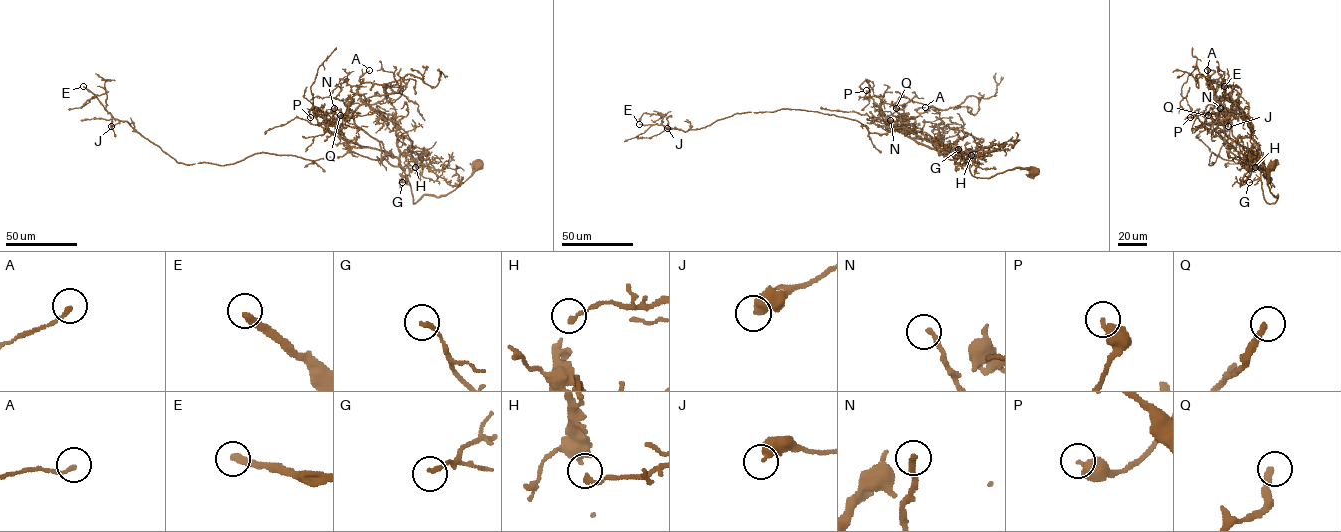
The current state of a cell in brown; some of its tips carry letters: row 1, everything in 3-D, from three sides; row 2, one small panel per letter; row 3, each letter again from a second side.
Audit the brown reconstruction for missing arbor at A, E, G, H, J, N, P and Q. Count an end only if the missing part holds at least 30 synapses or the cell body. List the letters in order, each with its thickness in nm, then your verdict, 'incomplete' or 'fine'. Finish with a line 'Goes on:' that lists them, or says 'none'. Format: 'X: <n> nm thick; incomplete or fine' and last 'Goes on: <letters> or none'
A: 170 nm thick; fine
E: 280 nm thick; incomplete
G: 180 nm thick; fine
H: 190 nm thick; fine
J: 460 nm thick; fine
N: 200 nm thick; fine
P: 420 nm thick; fine
Q: 300 nm thick; fine
Goes on: E

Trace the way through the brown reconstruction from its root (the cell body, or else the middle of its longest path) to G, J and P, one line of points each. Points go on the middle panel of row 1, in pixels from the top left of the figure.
G: (1034, 173), (1014, 168), (988, 178), (974, 177), (958, 149)
J: (1034, 173), (974, 177), (966, 161), (906, 128), (878, 134), (806, 110), (667, 128)
P: (1034, 173), (1014, 168), (974, 177), (966, 161), (939, 154), (890, 121), (869, 93), (864, 97), (866, 90)

